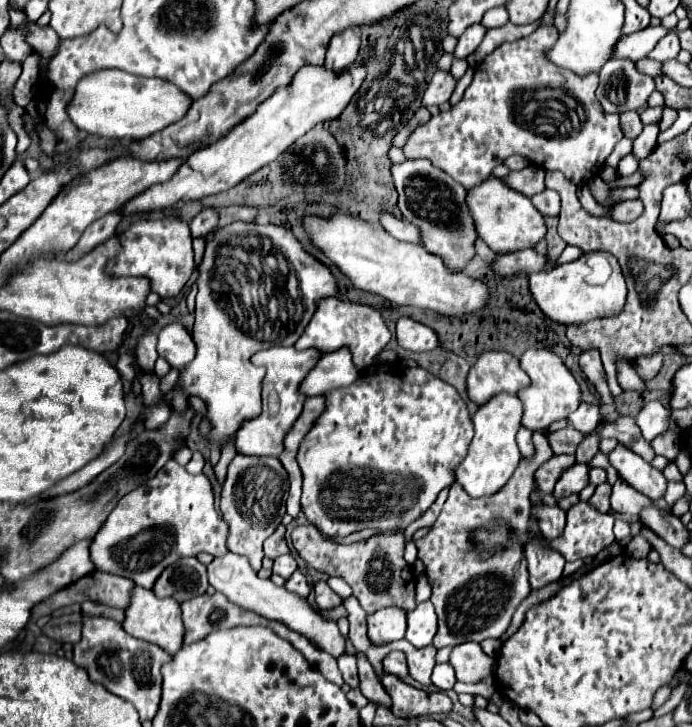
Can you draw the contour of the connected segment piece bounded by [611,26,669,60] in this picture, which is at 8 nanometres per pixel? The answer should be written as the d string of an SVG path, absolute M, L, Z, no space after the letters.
M647 26L639 32L633 32L629 36L621 36L613 50L611 50L611 58L629 58L629 60L641 60L645 58L655 44L667 34L669 30L663 26Z

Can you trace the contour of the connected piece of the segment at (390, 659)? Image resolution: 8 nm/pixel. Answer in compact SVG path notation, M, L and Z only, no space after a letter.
M389 652L383 660L383 670L389 674L395 674L399 678L407 678L409 670L407 670L407 660L403 652Z

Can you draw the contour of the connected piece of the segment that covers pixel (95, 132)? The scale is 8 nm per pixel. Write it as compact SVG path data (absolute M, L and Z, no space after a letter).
M107 68L87 74L83 80L79 80L67 112L75 126L91 136L143 140L181 120L191 104L193 98L189 94L181 92L175 84L163 78L131 76L123 70Z

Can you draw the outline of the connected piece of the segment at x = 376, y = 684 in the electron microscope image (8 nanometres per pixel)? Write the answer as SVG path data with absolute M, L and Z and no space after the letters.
M357 652L357 666L359 666L359 680L361 680L361 690L371 702L379 702L381 706L391 706L391 698L387 696L383 684L373 672L373 666L369 664L367 656L363 652Z

